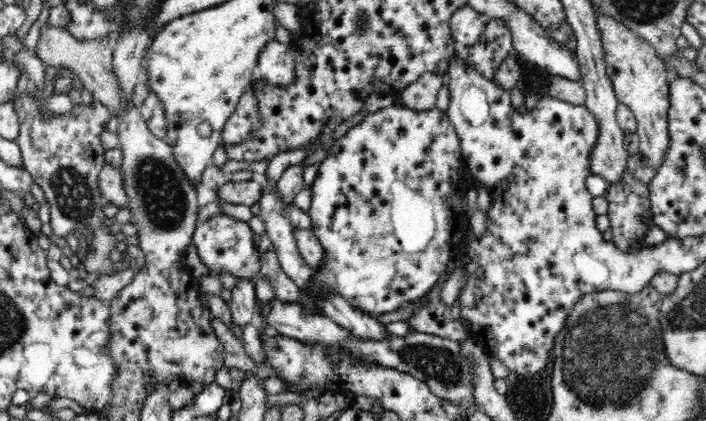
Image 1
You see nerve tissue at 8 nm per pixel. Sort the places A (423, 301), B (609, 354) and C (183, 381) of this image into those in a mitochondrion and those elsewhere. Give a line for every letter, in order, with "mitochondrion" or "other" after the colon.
A: other
B: mitochondrion
C: other

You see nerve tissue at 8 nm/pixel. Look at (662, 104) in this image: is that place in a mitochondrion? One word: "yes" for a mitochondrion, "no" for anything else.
no

